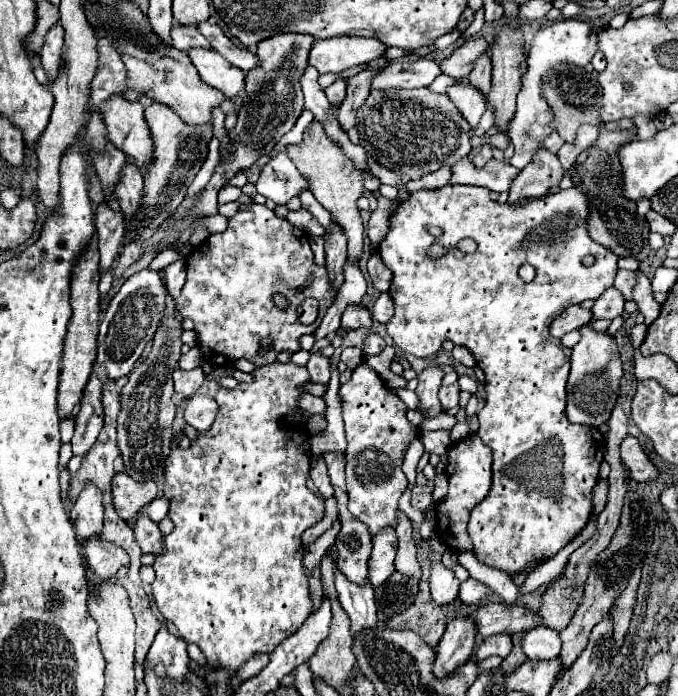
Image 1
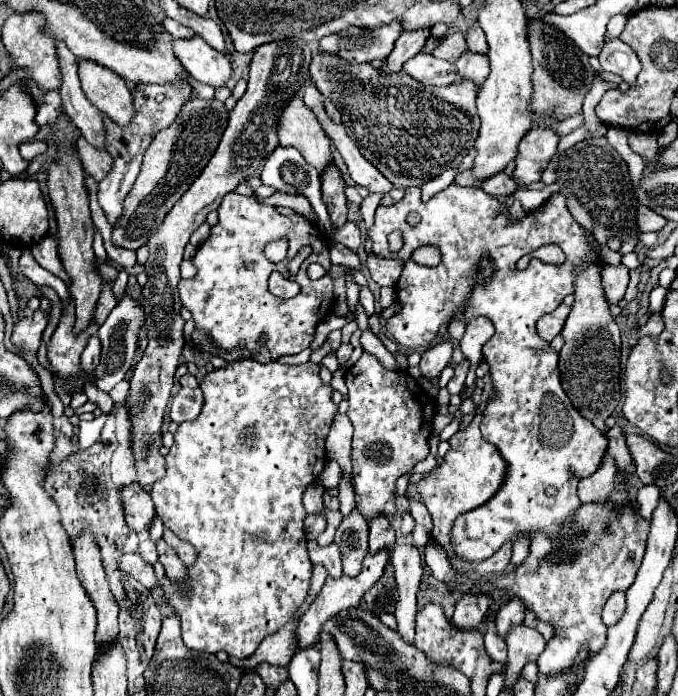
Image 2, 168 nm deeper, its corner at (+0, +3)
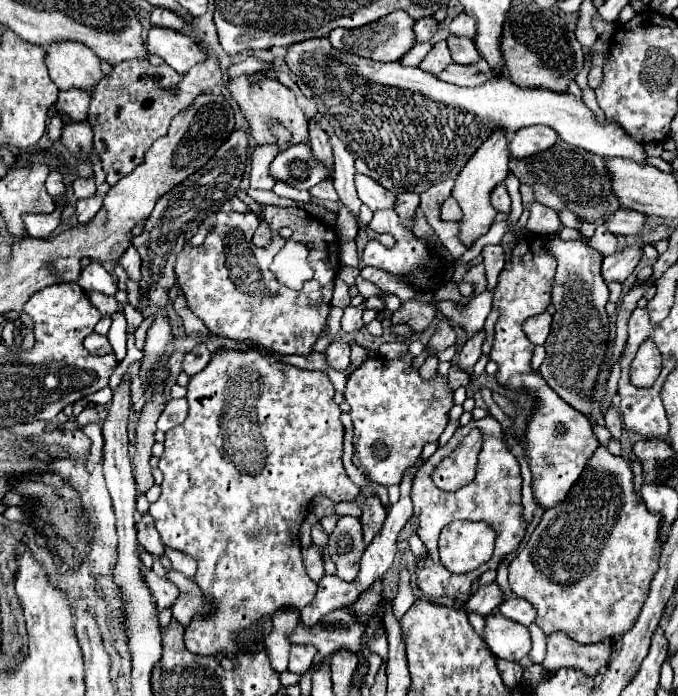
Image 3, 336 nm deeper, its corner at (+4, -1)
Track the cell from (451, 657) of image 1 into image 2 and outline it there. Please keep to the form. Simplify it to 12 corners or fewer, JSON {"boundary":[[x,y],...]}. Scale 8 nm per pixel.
{"boundary":[[463,594],[451,624],[461,630],[479,628],[489,594]]}

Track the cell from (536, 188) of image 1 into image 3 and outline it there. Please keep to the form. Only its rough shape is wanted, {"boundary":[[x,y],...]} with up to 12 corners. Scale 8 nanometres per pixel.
{"boundary":[[545,126],[515,132],[509,150],[515,158],[551,148],[557,134]]}

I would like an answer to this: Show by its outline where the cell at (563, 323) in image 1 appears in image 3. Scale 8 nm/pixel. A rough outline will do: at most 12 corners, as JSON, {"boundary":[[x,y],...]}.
{"boundary":[[549,312],[525,320],[523,332],[533,344],[543,344],[551,330]]}

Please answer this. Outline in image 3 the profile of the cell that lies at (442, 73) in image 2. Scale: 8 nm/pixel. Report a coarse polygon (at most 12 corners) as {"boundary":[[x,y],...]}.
{"boundary":[[481,58],[477,64],[451,64],[439,78],[457,86],[481,86],[497,74]]}

